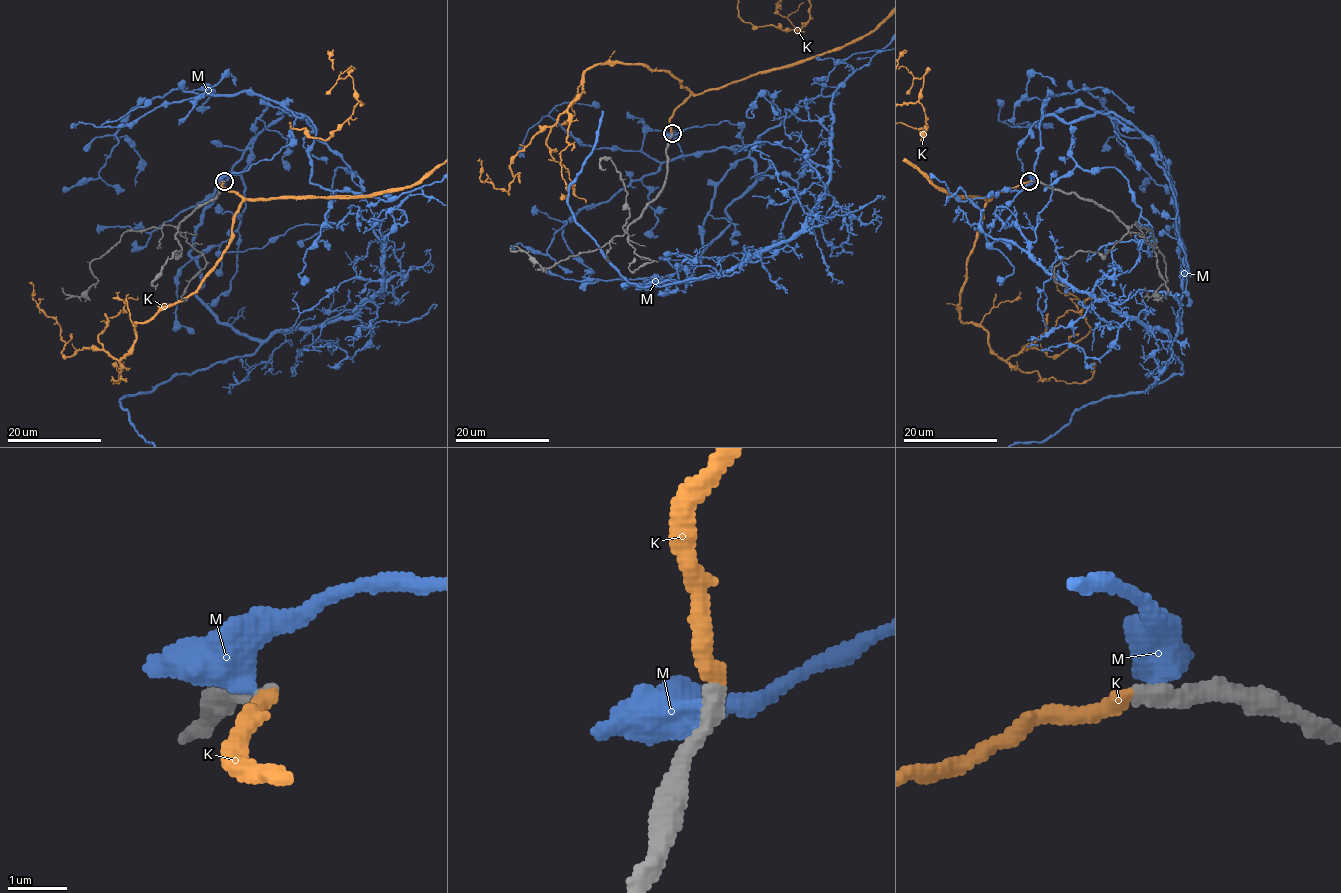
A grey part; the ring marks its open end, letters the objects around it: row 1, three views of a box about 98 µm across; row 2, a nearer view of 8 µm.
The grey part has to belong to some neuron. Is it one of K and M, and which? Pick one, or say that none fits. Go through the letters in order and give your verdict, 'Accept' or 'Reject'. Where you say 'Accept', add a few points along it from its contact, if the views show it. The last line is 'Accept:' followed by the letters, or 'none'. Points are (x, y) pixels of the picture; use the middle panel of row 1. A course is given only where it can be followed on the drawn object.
K: Accept
M: Reject
Accept: K

